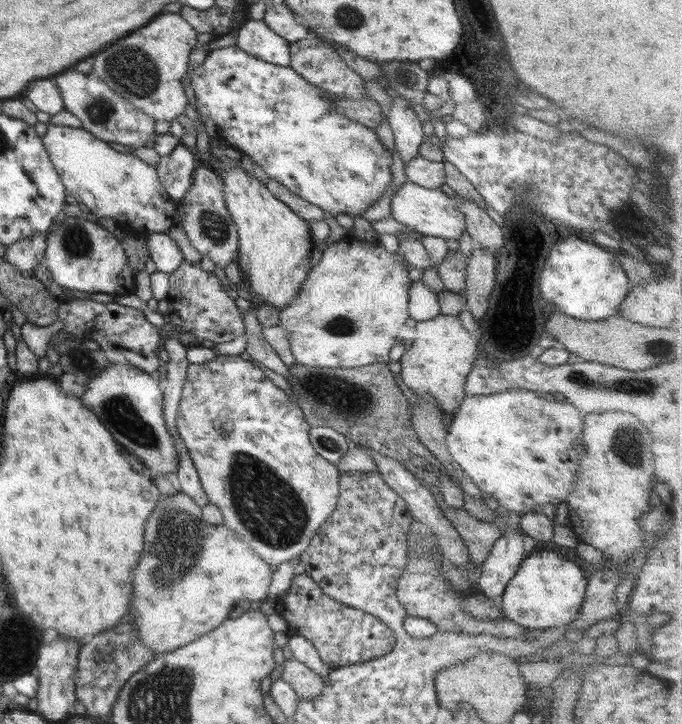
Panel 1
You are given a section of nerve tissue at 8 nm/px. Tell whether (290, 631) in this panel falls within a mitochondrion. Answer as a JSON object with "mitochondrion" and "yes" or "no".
{"mitochondrion":"no"}

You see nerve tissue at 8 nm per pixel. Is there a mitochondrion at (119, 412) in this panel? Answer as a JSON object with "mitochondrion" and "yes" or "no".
{"mitochondrion":"yes"}

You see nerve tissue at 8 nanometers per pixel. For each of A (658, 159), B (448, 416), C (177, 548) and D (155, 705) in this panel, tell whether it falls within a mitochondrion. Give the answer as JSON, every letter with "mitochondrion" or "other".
{"A":"other","B":"other","C":"mitochondrion","D":"mitochondrion"}

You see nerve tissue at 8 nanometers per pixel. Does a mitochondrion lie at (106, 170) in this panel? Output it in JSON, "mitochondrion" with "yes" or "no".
{"mitochondrion":"no"}

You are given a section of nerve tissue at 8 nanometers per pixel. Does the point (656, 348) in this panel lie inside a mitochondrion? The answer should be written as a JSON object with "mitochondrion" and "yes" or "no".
{"mitochondrion":"yes"}

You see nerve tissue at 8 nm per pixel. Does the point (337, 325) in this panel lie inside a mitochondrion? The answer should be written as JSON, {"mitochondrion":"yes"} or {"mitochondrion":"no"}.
{"mitochondrion":"yes"}

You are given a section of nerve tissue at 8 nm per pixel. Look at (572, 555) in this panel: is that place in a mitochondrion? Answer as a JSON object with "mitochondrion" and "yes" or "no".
{"mitochondrion":"no"}

